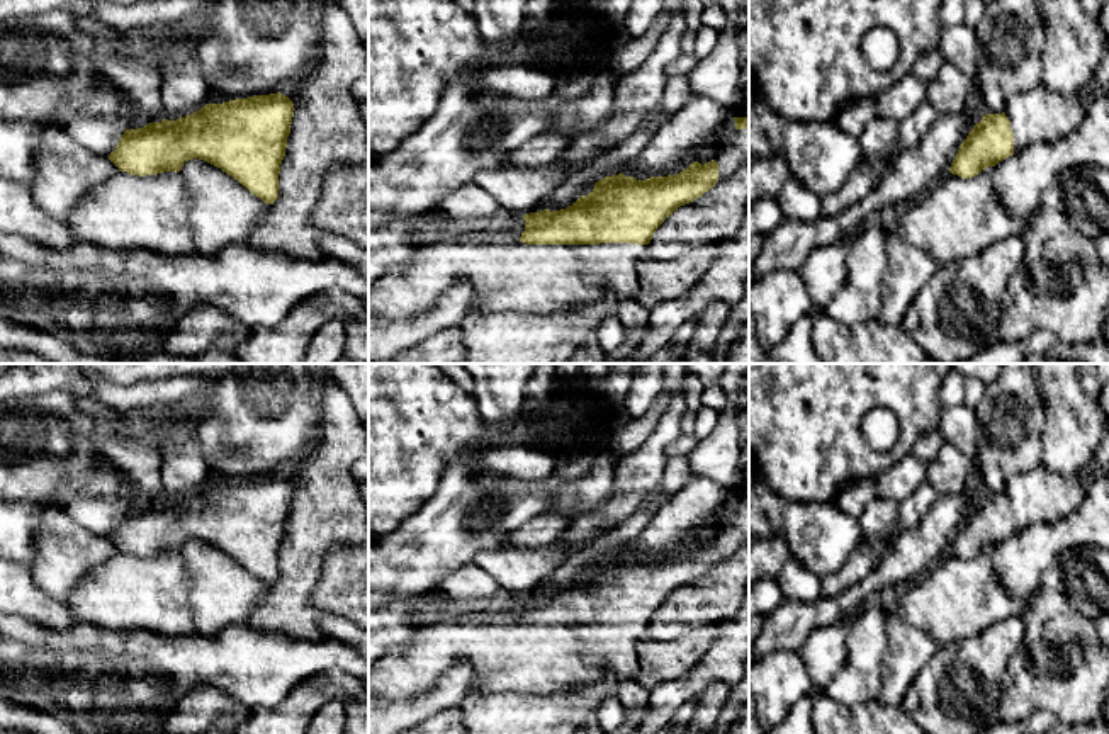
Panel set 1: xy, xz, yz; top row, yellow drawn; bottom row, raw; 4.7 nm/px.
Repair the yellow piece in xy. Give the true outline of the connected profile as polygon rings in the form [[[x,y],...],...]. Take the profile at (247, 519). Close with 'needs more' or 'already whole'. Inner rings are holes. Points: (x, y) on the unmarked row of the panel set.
[[[280,472],[205,484],[200,491],[177,501],[163,500],[144,508],[126,510],[109,540],[119,552],[146,557],[180,552],[185,542],[199,539],[231,556],[265,584],[273,584],[279,579],[279,554],[292,498],[294,484]]] | already whole

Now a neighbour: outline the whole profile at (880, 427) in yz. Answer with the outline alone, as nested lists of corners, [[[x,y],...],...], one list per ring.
[[[875,408],[864,415],[861,421],[861,433],[870,449],[876,452],[888,452],[898,438],[898,420],[892,411]]]

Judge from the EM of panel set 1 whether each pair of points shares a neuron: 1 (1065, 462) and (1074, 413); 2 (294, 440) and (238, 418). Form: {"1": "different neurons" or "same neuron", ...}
{"1": "same neuron", "2": "same neuron"}

